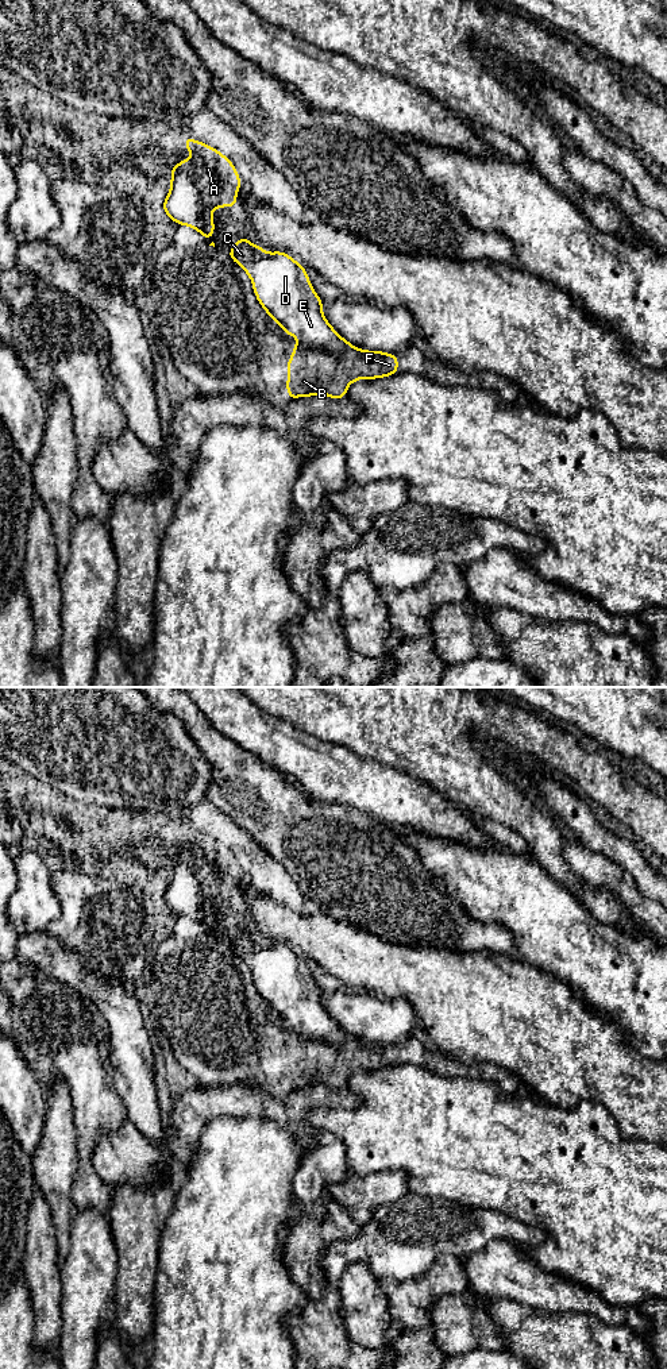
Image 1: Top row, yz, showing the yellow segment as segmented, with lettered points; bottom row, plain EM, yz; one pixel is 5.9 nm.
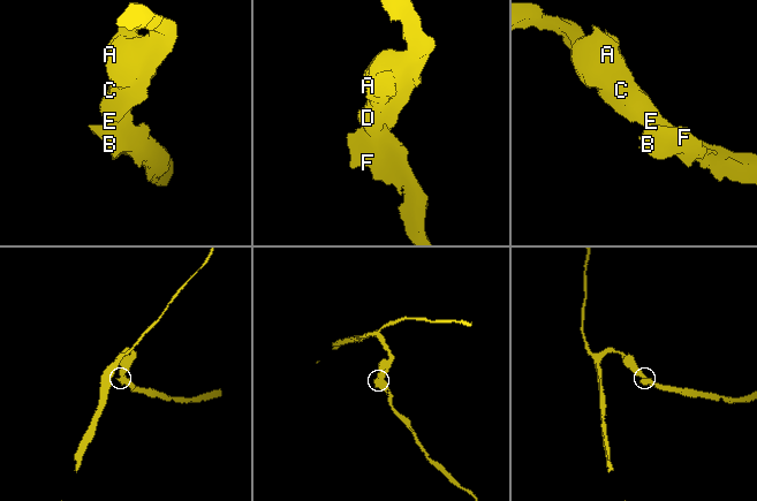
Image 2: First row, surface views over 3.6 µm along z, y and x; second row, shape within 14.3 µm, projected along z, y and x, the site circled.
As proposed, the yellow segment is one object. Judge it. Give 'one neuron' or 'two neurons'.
two neurons

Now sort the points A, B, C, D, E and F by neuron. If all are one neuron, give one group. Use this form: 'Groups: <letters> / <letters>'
Groups: A C D E / B F

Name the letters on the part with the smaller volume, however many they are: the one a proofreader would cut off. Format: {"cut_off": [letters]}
{"cut_off": ["B", "F"]}

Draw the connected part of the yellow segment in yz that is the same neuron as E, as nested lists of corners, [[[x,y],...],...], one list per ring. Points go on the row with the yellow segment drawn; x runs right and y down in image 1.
[[[240,236],[227,254],[251,278],[259,305],[286,335],[332,355],[344,355],[355,347],[324,317],[323,300],[316,294],[306,267],[285,251],[266,252]]]

